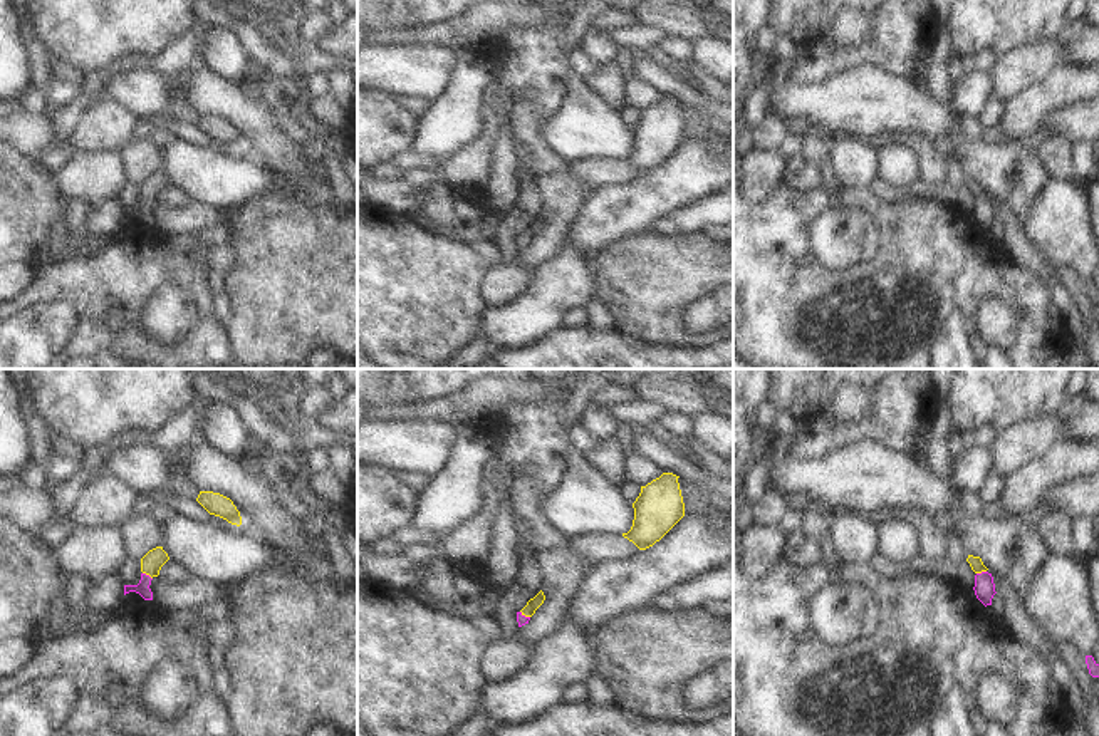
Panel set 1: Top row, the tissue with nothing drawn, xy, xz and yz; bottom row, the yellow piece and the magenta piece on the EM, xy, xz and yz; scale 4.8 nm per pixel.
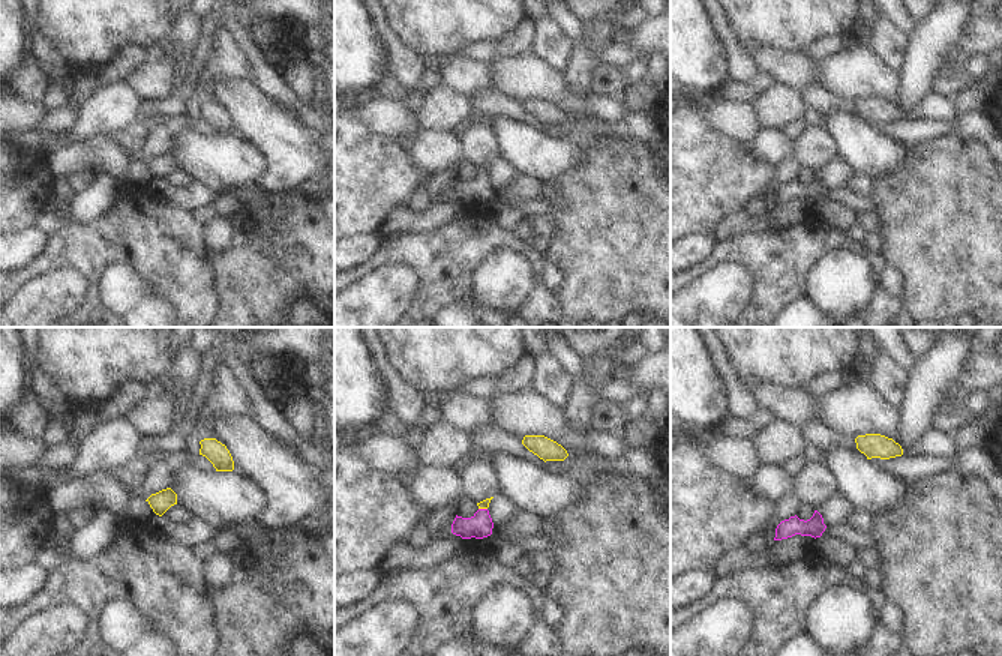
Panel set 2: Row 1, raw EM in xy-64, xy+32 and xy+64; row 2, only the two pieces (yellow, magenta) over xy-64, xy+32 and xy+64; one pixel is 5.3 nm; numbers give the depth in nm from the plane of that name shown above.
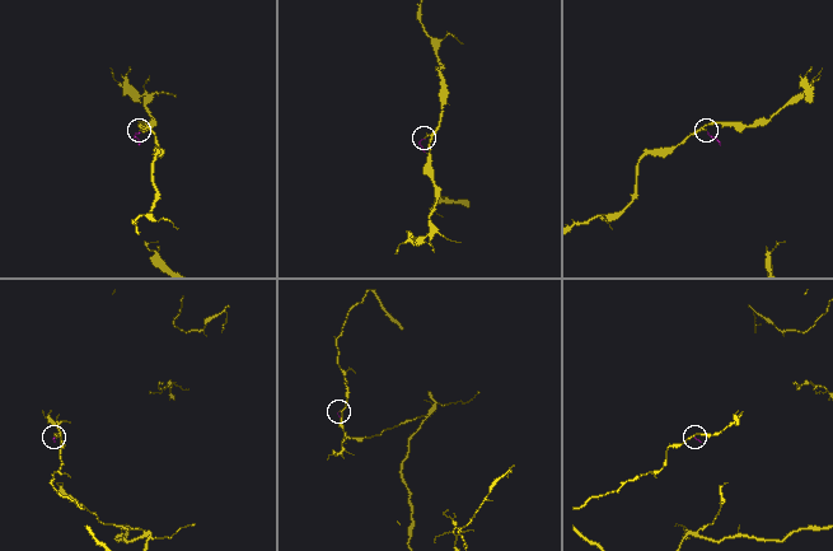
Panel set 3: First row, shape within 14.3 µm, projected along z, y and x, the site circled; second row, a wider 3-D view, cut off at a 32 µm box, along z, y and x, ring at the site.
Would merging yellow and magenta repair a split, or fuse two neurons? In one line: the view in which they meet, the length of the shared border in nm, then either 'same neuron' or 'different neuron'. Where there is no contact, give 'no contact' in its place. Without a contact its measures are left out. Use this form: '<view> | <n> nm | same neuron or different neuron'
xy | 60 nm | same neuron

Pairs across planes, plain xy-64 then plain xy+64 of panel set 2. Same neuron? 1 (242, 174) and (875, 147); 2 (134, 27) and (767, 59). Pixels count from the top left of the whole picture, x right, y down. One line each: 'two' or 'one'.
1: one
2: two

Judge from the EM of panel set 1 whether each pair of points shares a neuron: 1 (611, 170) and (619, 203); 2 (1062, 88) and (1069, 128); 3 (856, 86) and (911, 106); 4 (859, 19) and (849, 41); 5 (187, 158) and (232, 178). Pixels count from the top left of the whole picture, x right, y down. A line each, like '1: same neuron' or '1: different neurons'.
1: different neurons
2: different neurons
3: same neuron
4: same neuron
5: same neuron

